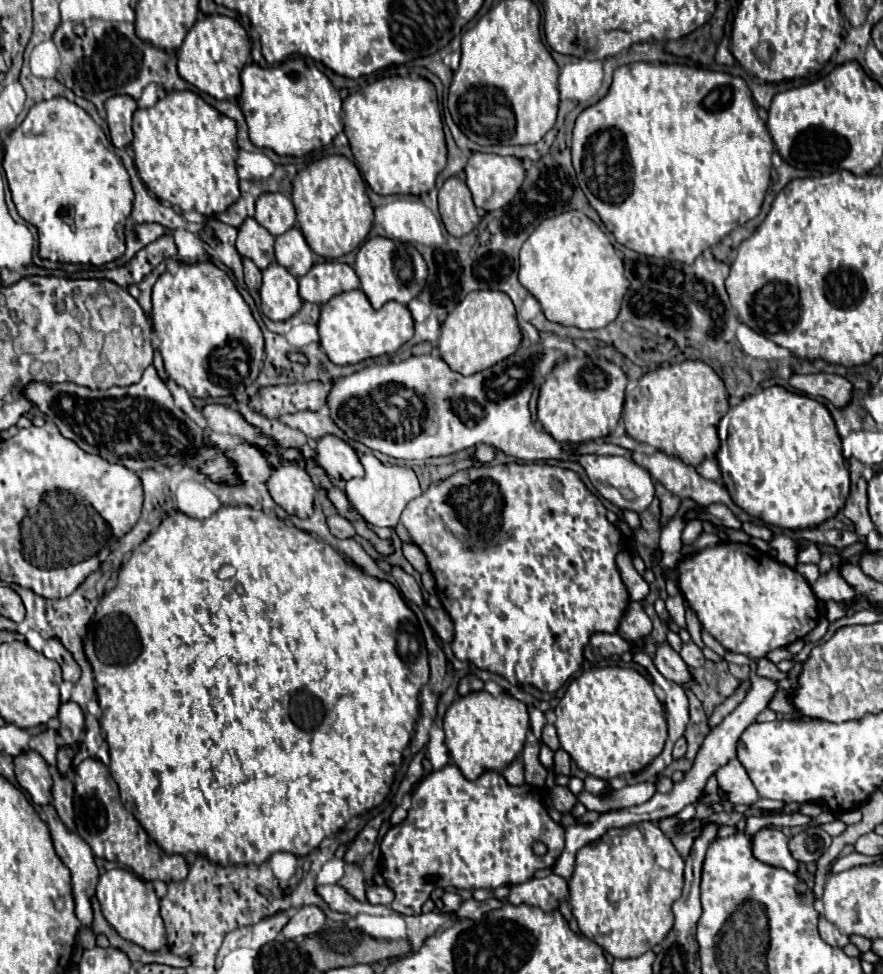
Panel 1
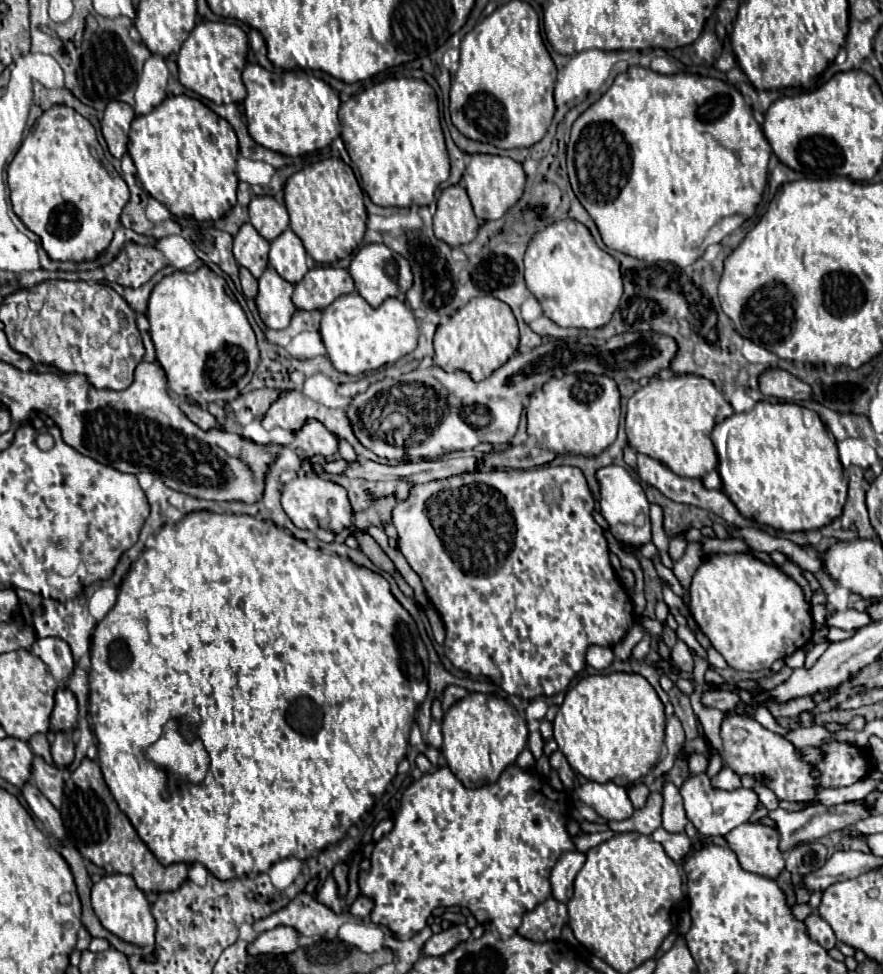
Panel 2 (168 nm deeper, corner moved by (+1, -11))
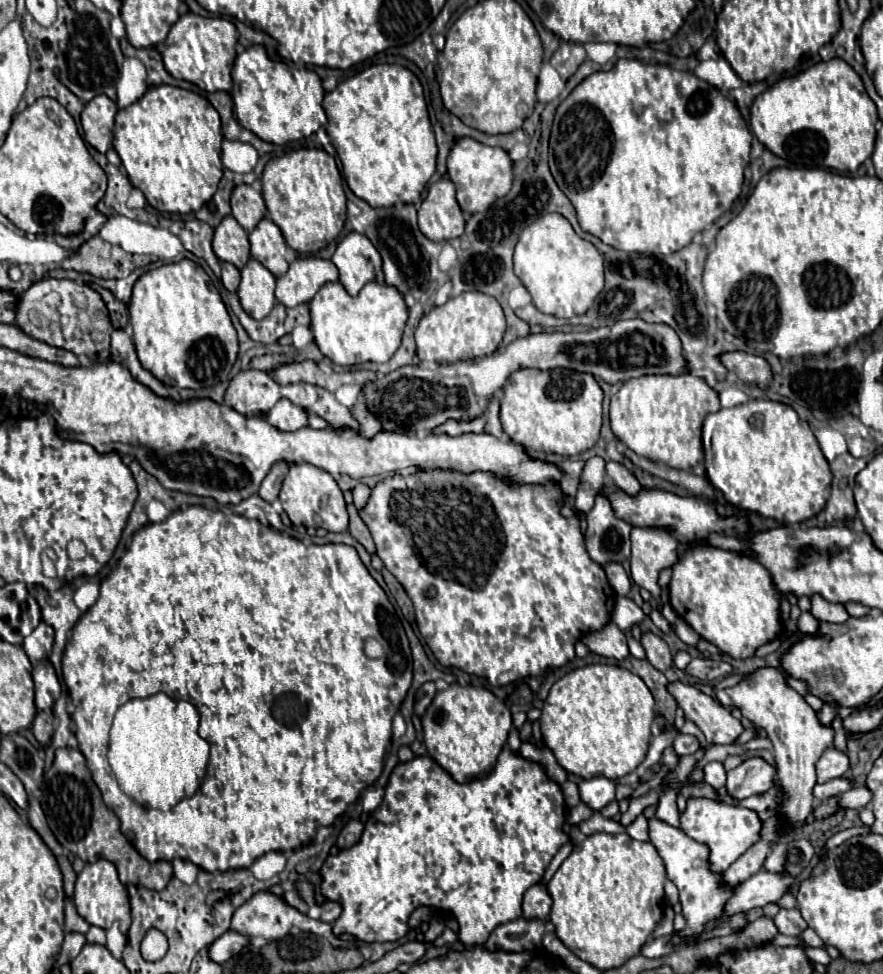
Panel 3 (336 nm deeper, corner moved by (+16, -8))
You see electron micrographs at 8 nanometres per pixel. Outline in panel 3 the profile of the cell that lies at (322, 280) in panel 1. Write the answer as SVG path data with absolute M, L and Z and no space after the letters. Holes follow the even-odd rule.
M316 256L296 258L288 272L276 278L276 300L288 308L310 302L326 282L336 282L338 270L330 260Z

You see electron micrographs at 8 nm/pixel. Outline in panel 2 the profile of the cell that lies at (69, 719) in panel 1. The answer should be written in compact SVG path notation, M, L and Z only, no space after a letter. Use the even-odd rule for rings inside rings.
M59 689L55 695L55 709L51 713L53 731L73 731L77 723L77 701L69 689Z

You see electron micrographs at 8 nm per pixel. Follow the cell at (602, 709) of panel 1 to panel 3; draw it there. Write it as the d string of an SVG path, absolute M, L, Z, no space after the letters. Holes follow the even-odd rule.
M590 664L584 668L576 668L564 674L560 680L556 680L554 686L550 688L548 698L544 700L540 716L544 744L554 752L558 764L566 772L580 778L606 776L610 780L626 776L628 772L636 770L636 766L644 760L652 738L650 732L652 722L654 722L654 698L648 686L642 682L642 678L626 668L608 664Z

